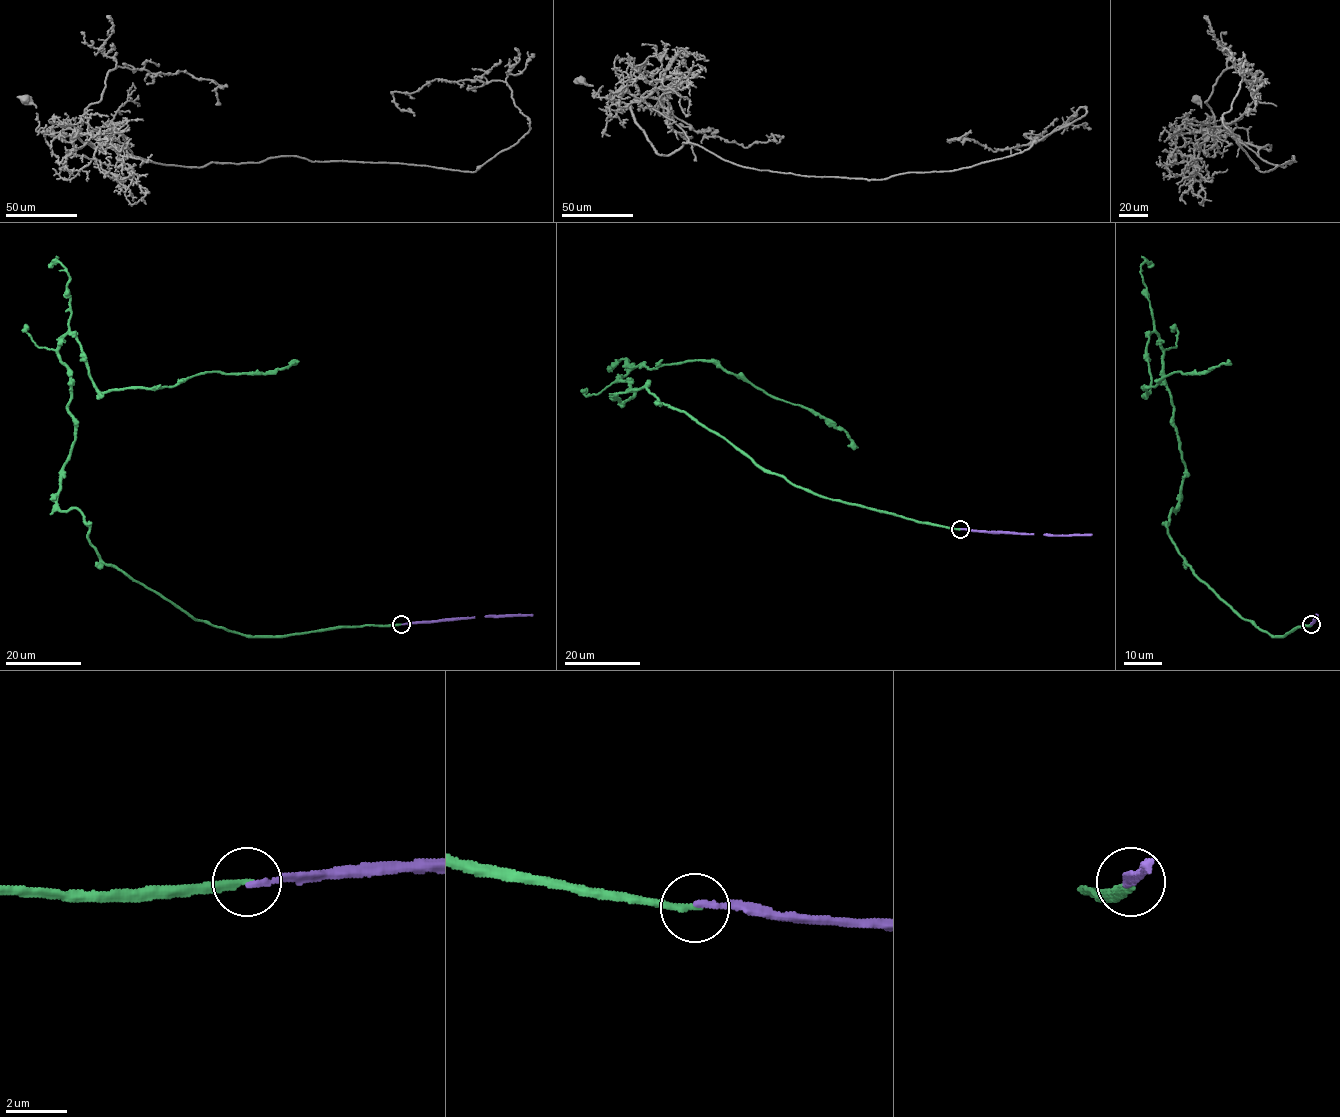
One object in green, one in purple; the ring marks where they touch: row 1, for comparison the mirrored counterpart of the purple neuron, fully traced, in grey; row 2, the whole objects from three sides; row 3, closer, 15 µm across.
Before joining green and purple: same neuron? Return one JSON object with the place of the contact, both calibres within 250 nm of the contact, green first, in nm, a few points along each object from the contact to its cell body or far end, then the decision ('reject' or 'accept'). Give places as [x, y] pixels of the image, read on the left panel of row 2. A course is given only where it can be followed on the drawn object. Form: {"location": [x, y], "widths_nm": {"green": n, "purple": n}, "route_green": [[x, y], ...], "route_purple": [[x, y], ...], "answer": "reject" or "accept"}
{"location": [401, 624], "widths_nm": {"green": 240, "purple": 200}, "route_green": [[401, 624], [246, 636], [195, 620], [106, 564], [84, 516], [59, 508], [69, 331], [100, 392], [297, 360]], "route_purple": [[401, 624], [532, 615]], "answer": "reject"}

